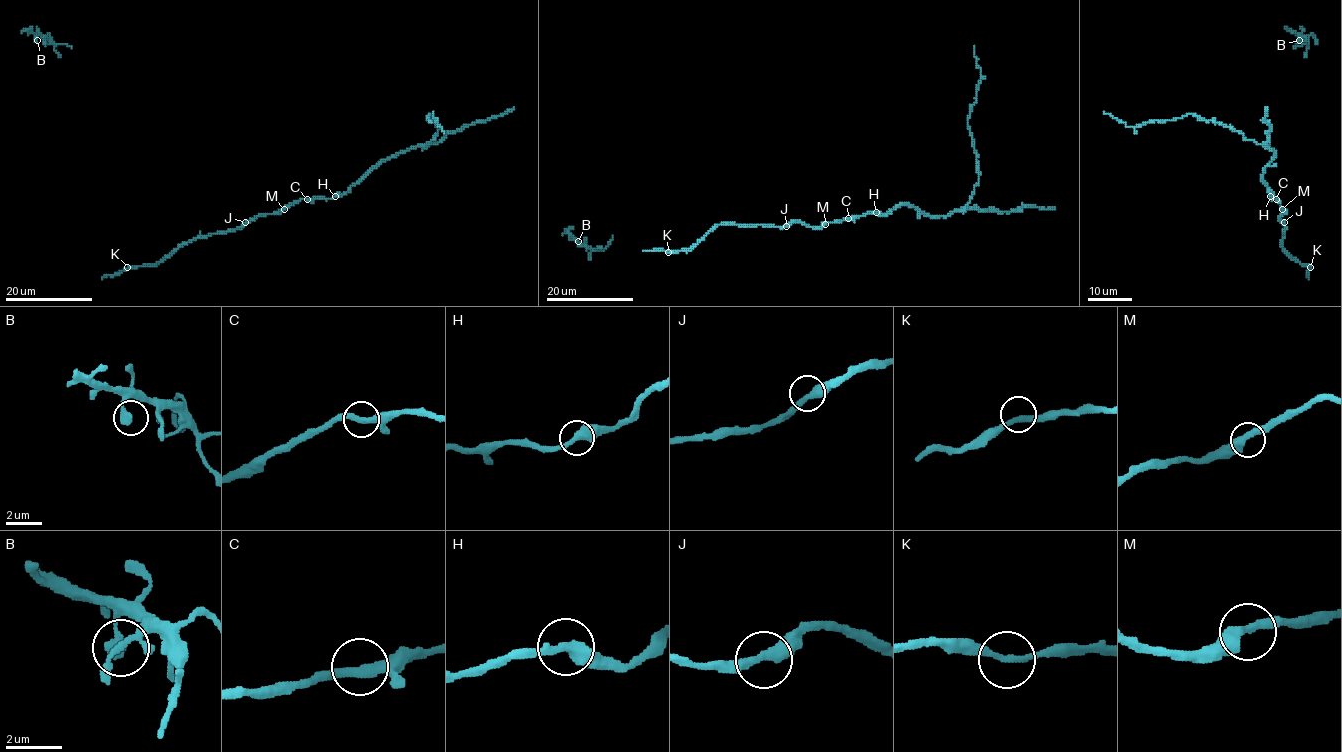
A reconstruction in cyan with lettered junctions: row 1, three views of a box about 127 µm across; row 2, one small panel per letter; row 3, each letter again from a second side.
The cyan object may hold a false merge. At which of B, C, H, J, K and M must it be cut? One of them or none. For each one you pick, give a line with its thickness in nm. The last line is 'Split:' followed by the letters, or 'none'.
H: 440 nm thick
Split: H

